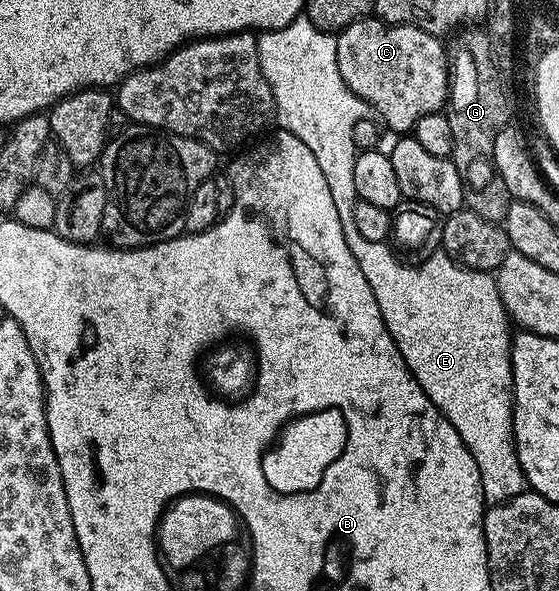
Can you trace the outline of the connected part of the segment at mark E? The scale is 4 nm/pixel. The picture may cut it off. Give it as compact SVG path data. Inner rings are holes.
M302 16L291 20L291 24L287 24L278 30L266 30L258 33L257 51L259 52L259 68L263 68L263 76L267 80L267 84L271 84L275 118L278 123L281 121L279 123L280 129L299 136L299 140L303 140L303 144L307 144L307 148L311 148L312 154L315 155L315 161L319 164L319 168L327 180L327 188L331 188L331 197L335 200L335 208L339 211L339 224L343 224L343 236L347 240L347 248L351 248L351 256L355 256L355 260L359 260L359 268L362 270L363 276L367 276L367 284L371 284L371 292L375 292L375 300L379 300L379 312L387 324L387 332L391 332L391 336L395 340L407 368L413 373L415 380L431 400L431 404L435 404L435 408L439 408L439 412L449 421L451 428L455 428L455 432L459 432L463 444L467 444L467 452L471 452L471 456L475 456L475 464L479 464L479 480L483 480L483 496L486 503L489 506L501 506L505 502L510 502L515 496L526 493L525 473L519 464L519 456L513 439L513 344L511 341L511 329L509 330L511 322L505 313L503 300L497 291L496 277L487 270L472 270L462 266L461 263L456 262L454 258L449 257L444 252L430 253L428 256L422 257L425 259L418 266L408 266L407 263L400 262L393 255L394 247L389 242L366 240L357 231L355 228L355 204L359 199L355 192L355 160L359 152L355 148L354 133L355 124L359 124L359 120L367 117L367 107L362 98L355 96L355 92L351 92L351 88L347 88L343 76L339 76L337 40L330 31L315 28L315 24L311 24L309 18Z

